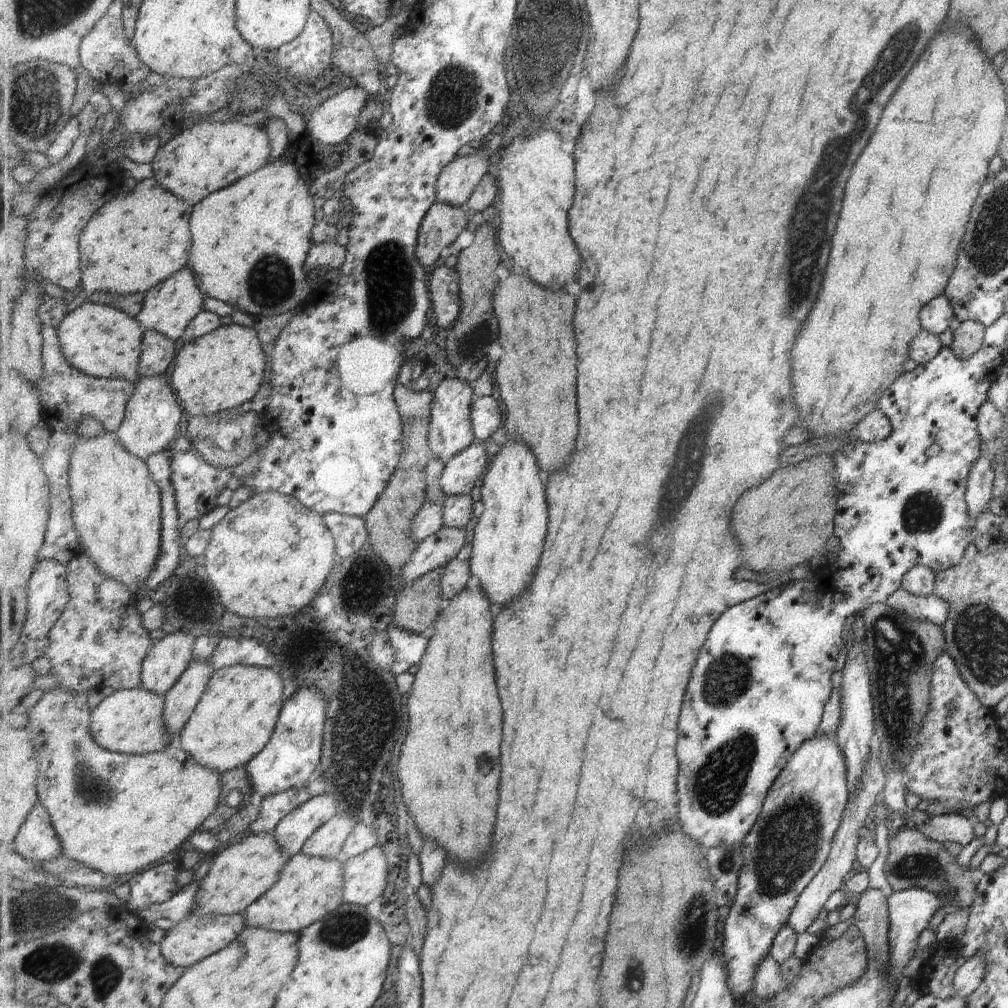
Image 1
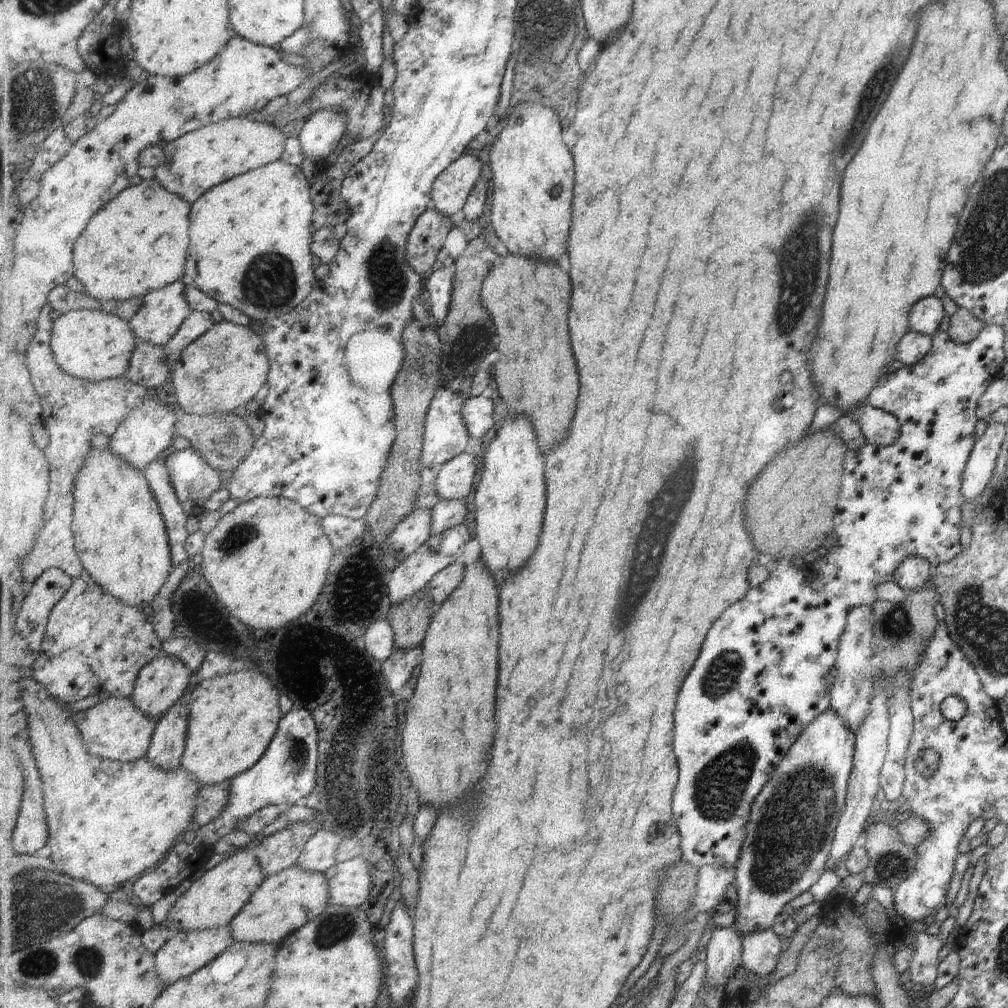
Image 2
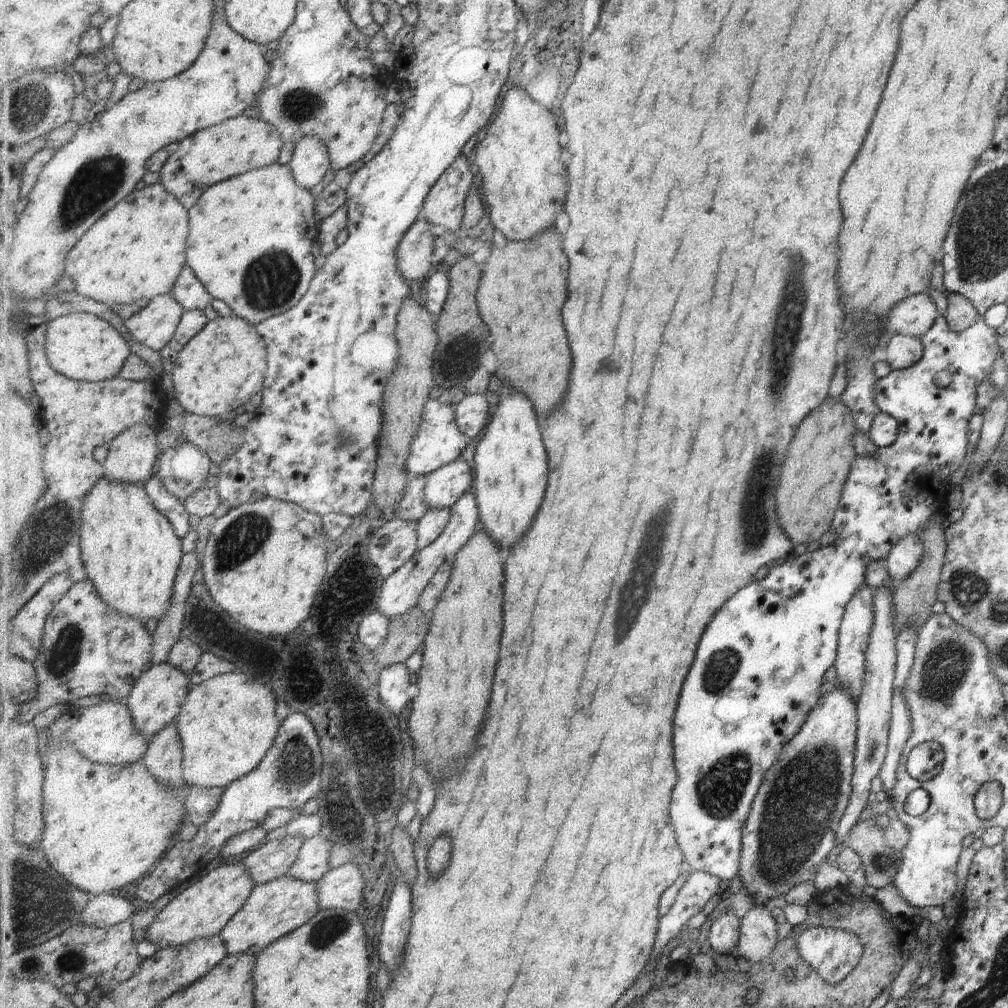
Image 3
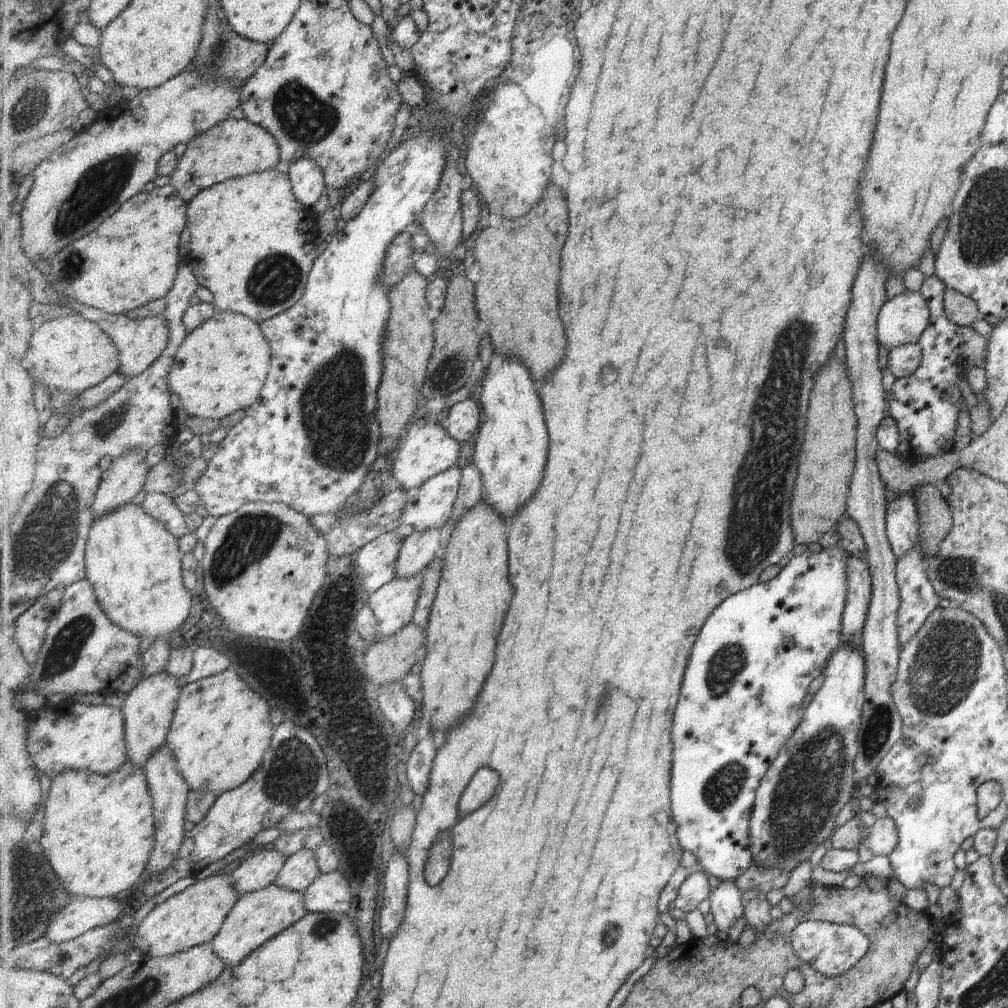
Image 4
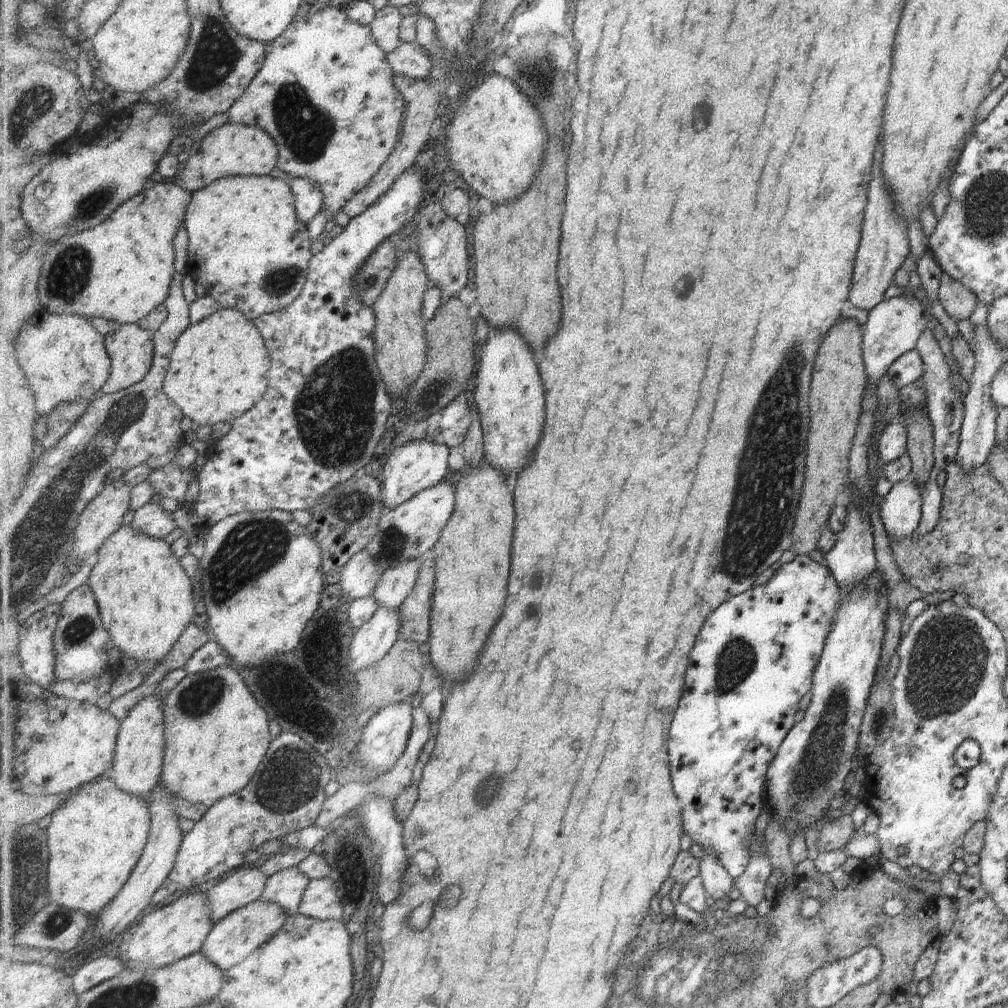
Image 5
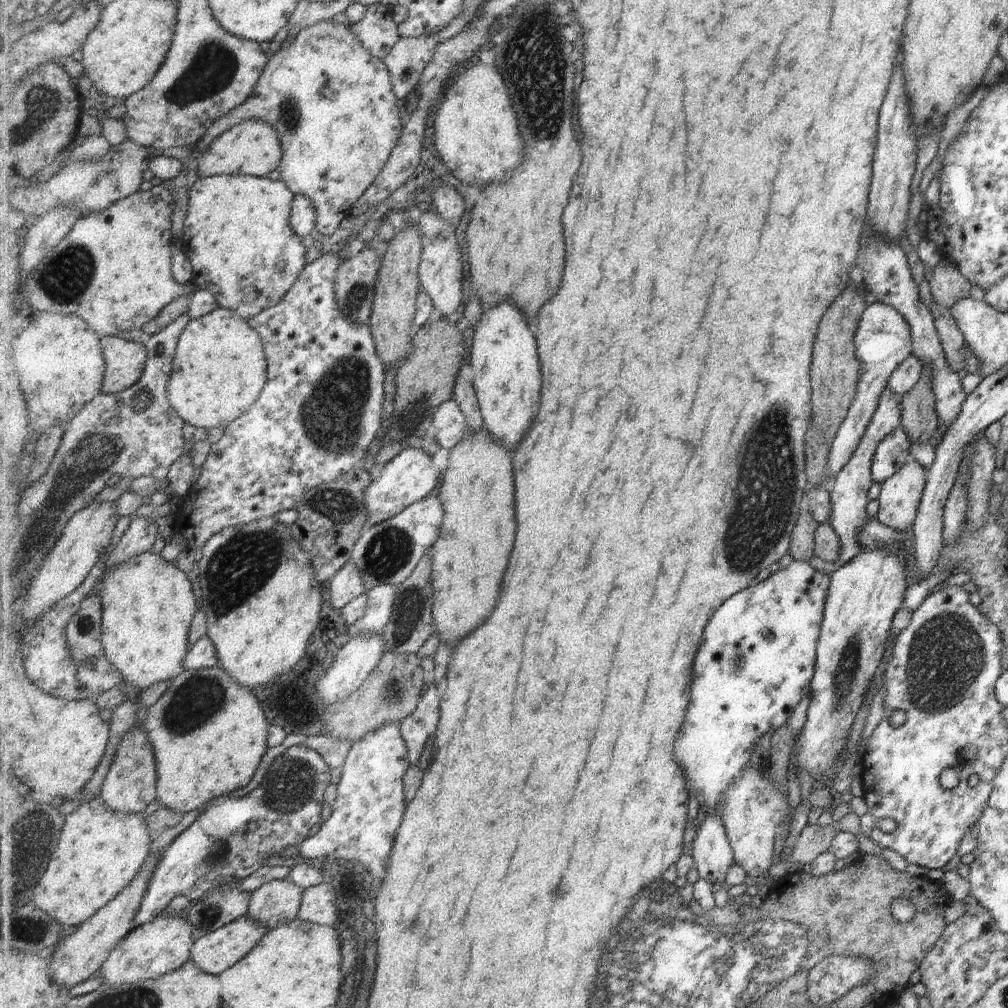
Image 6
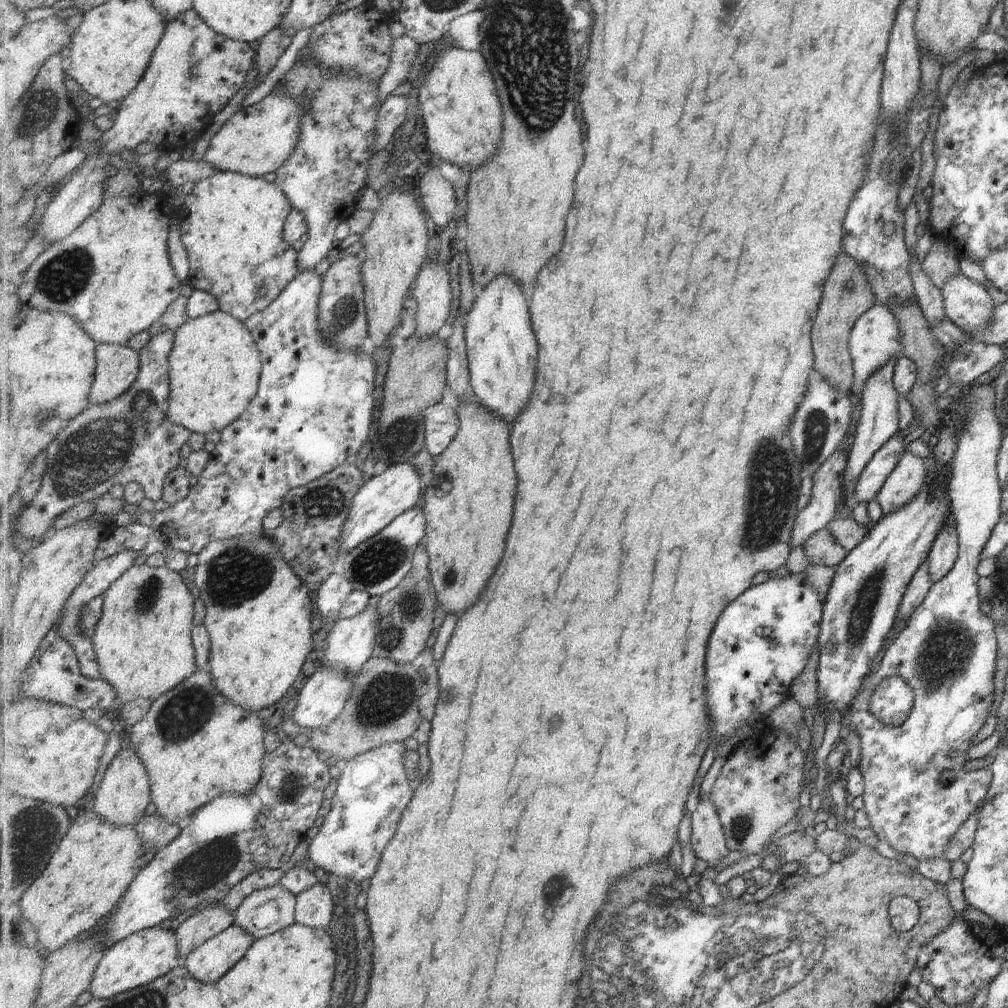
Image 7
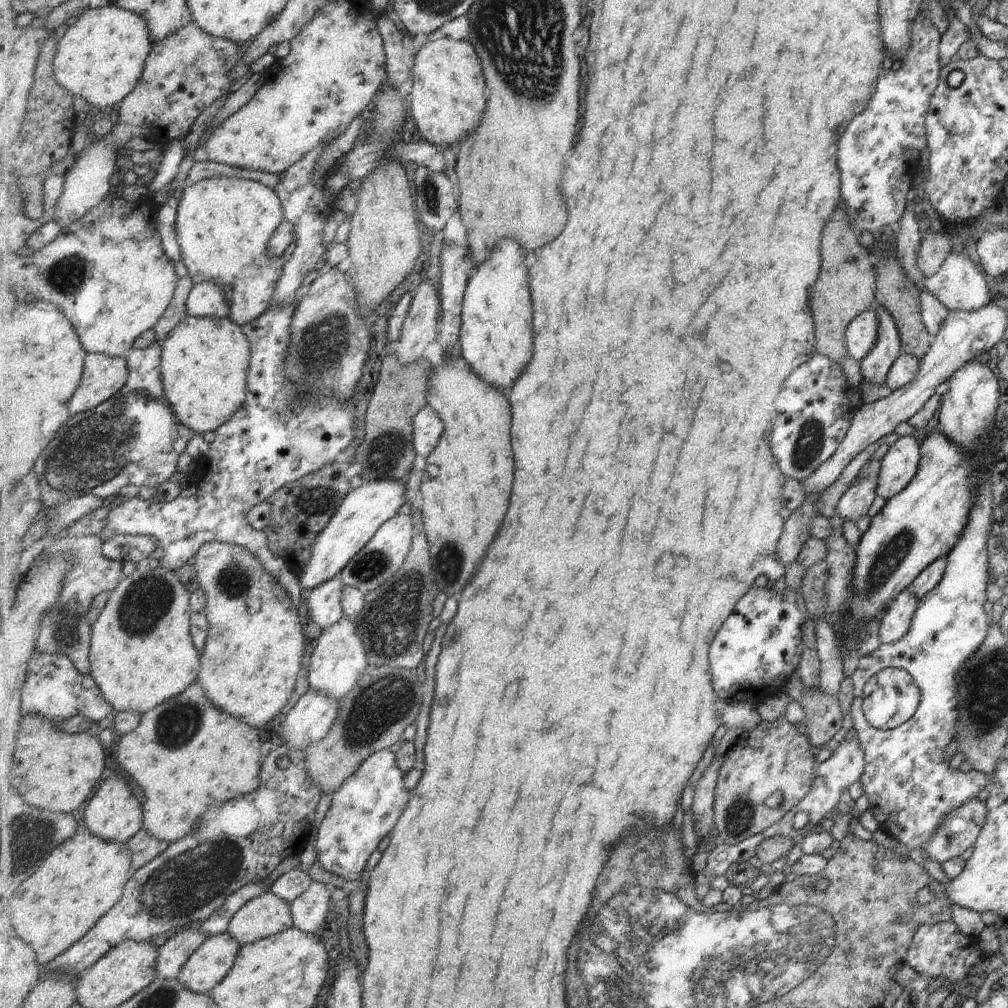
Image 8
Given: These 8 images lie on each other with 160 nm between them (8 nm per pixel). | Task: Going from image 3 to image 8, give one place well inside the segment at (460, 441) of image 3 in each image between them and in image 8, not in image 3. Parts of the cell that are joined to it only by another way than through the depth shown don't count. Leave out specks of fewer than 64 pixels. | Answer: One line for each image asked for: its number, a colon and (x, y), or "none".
4: (427, 448)
5: (417, 464)
6: (409, 477)
7: (397, 489)
8: (371, 504)

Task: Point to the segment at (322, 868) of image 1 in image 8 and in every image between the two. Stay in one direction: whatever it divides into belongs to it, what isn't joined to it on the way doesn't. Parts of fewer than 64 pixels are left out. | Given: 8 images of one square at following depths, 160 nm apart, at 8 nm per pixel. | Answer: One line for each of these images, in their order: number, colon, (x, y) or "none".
2: (288, 900)
3: (275, 909)
4: (259, 916)
5: (244, 930)
6: (222, 949)
7: (209, 962)
8: (209, 965)

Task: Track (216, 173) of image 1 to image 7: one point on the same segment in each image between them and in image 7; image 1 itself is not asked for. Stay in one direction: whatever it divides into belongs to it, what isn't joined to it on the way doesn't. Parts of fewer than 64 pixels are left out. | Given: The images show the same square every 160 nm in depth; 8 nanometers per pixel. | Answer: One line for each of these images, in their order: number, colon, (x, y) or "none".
2: (200, 160)
3: (233, 147)
4: (234, 148)
5: (233, 149)
6: (254, 148)
7: (257, 140)

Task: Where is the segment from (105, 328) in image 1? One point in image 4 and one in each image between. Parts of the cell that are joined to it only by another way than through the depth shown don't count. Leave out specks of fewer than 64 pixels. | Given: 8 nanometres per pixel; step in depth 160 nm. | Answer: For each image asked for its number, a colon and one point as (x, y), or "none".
2: (92, 344)
3: (85, 347)
4: (72, 353)

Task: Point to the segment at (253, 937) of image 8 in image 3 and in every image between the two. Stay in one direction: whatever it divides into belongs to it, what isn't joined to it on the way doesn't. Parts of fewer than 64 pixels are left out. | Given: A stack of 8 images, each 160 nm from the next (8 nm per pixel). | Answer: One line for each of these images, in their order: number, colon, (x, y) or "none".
3: (313, 863)
4: (298, 873)
5: (288, 887)
6: (276, 903)
7: (267, 911)

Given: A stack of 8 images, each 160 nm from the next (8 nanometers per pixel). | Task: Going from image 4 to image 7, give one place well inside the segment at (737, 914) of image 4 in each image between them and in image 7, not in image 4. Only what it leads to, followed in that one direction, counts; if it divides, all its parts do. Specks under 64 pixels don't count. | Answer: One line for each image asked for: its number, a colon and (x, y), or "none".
5: (719, 883)
6: (713, 857)
7: (708, 839)

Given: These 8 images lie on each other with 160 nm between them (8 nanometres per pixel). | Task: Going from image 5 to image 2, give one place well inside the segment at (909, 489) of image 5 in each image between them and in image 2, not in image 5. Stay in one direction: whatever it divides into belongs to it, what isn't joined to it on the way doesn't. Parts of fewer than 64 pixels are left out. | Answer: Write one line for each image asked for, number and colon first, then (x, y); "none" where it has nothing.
2: (913, 573)
3: (903, 557)
4: (901, 528)

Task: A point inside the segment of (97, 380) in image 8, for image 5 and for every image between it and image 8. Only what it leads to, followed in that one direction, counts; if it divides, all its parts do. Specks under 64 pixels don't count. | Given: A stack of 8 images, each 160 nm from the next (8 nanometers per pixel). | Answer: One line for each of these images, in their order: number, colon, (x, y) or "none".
5: (131, 348)
6: (125, 360)
7: (118, 367)

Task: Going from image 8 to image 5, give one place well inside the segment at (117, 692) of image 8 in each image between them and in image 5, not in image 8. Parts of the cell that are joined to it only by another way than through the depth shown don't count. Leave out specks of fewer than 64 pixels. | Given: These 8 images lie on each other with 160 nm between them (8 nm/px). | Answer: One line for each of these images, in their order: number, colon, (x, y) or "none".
5: (145, 595)
6: (148, 606)
7: (144, 641)

